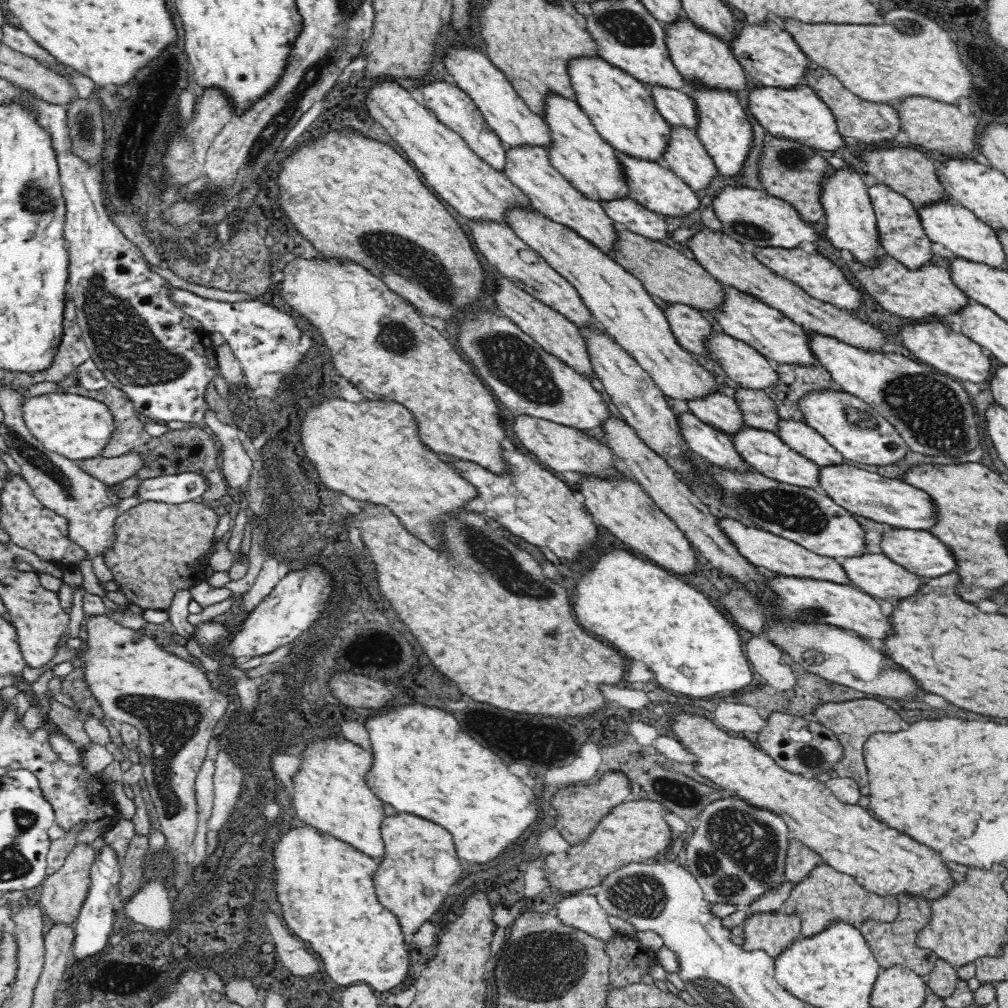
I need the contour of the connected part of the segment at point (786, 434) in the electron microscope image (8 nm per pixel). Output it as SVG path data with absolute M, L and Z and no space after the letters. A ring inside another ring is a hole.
M780 419L775 432L794 452L809 458L819 467L842 464L843 456L828 441L805 422Z

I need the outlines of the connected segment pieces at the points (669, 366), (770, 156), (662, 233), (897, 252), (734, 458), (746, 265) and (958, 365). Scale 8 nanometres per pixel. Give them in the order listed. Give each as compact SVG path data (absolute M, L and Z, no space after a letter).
M512 208L506 212L506 219L510 222L509 228L526 243L532 250L542 255L542 259L564 277L581 296L582 302L590 310L591 315L597 320L599 326L611 336L626 352L630 353L634 360L651 376L652 380L660 387L664 396L688 402L692 399L705 397L707 394L718 391L716 381L710 371L690 355L690 352L680 346L676 336L668 324L663 310L654 303L651 294L644 288L641 280L627 272L620 264L617 264L602 249L594 246L588 240L573 232L568 226L553 222L541 215L535 209Z
M766 131L759 167L759 180L767 193L788 202L804 221L818 223L822 216L826 216L820 203L821 184L835 168L826 161L824 156L820 155L820 152L793 140L776 138Z
M618 198L618 200L600 201L599 204L614 224L654 242L670 242L671 234L668 231L670 221L641 206L635 199Z
M882 183L870 186L867 191L876 214L877 234L880 235L879 243L883 250L909 270L916 271L924 265L930 265L933 256L932 244L912 202Z
M682 412L677 421L689 448L708 462L731 472L756 473L744 462L726 433L702 422L694 413Z
M700 225L700 230L688 240L688 248L694 253L694 258L700 266L724 286L730 285L743 293L755 296L764 304L782 312L783 315L802 326L806 331L812 331L822 336L832 336L841 342L866 351L880 352L882 346L886 344L886 336L878 328L857 320L846 309L840 309L812 298L797 284L770 271L770 268L758 261L751 249L729 238L723 232L715 232Z
M940 321L906 325L904 328L900 328L899 333L902 338L902 346L912 352L920 363L928 364L953 378L980 383L989 380L993 373L995 360L992 357L986 357L982 353L980 345Z

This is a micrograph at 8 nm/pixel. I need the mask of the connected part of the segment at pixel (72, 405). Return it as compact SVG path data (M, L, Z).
M46 393L26 398L21 407L24 422L34 438L38 439L44 448L70 460L79 461L101 456L101 450L109 443L110 435L114 432L110 409L103 402L89 397L71 393Z

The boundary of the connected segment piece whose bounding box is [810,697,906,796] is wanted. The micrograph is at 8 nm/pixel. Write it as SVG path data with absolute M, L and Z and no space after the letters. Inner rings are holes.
M865 697L858 700L848 700L848 702L826 702L810 715L822 726L829 728L839 738L843 748L844 757L840 758L833 766L834 772L840 778L852 778L860 787L862 795L869 794L869 778L867 775L867 766L864 758L864 744L869 740L869 736L875 732L898 732L904 728L906 718L902 718L899 709L888 705L888 702L882 702L878 698Z

